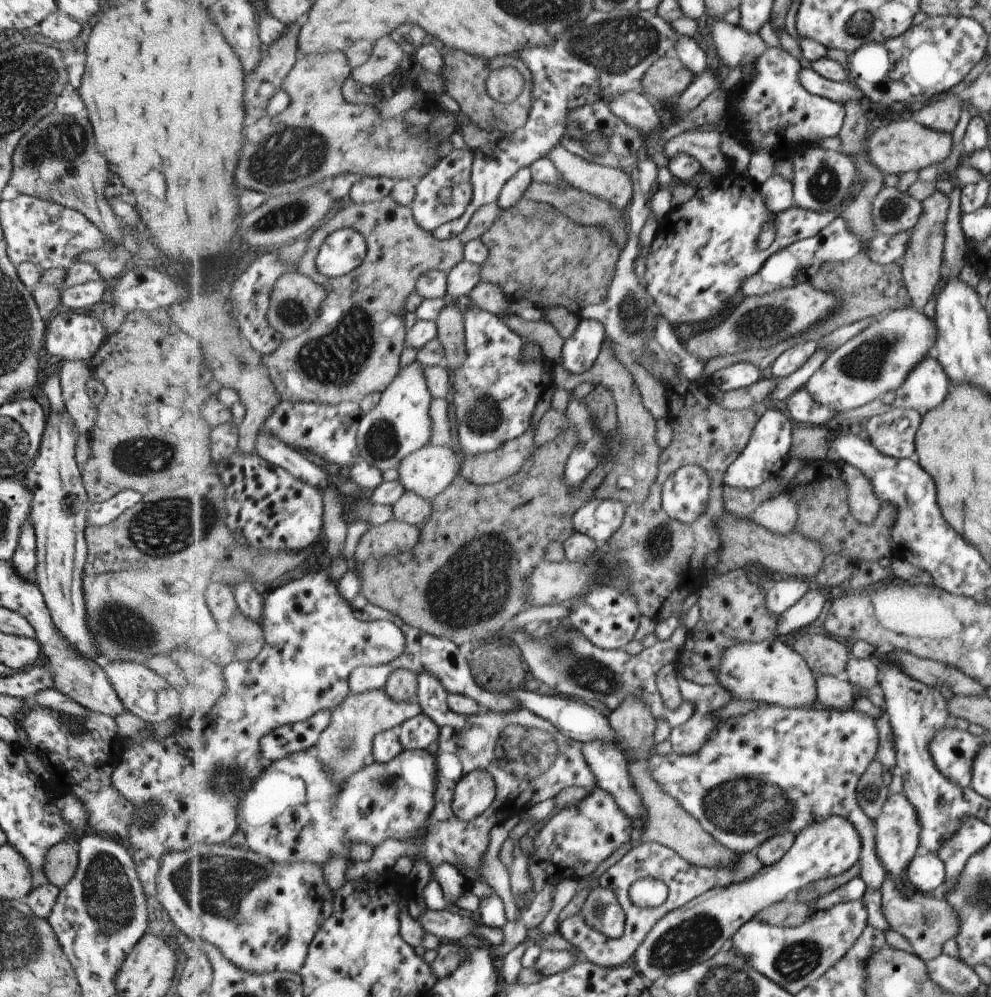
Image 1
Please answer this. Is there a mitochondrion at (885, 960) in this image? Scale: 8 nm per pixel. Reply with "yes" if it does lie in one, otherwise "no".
no

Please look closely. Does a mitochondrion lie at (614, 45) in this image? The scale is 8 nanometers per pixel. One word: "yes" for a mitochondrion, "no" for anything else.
yes

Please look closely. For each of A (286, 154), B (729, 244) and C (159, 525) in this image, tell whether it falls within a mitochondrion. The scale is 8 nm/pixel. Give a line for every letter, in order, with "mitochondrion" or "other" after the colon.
A: mitochondrion
B: other
C: mitochondrion

